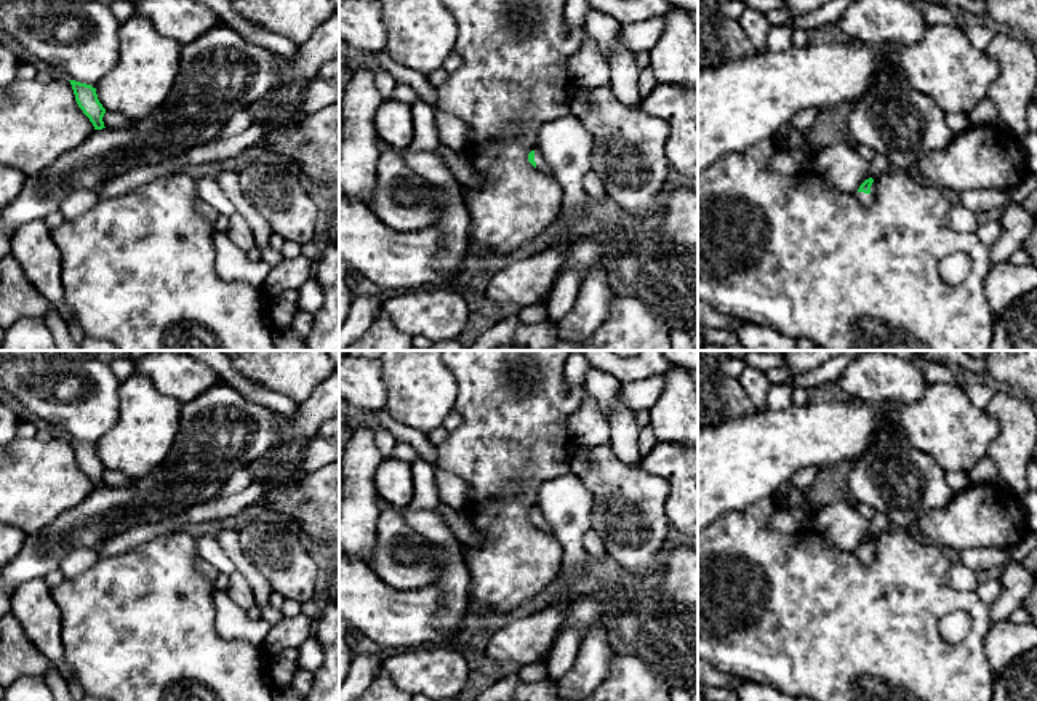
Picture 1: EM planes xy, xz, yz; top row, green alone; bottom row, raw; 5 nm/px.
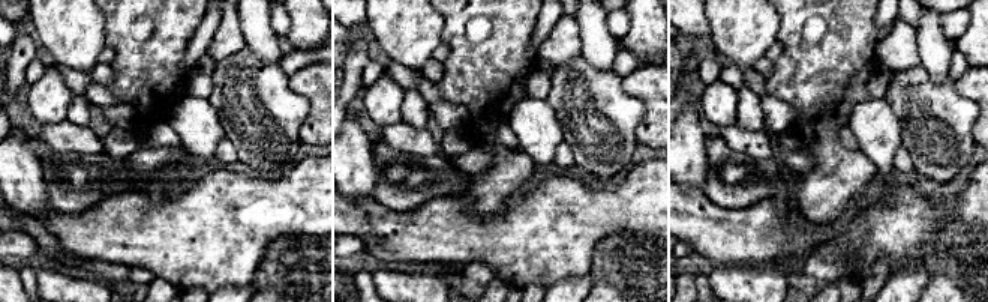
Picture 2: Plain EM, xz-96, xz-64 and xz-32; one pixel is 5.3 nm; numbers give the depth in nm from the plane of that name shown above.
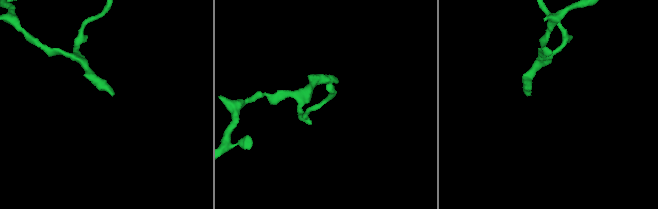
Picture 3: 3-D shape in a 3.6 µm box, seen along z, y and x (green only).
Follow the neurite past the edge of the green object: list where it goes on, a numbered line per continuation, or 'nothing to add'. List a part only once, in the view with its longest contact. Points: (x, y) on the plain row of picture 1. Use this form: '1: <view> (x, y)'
1: yz (866, 557)

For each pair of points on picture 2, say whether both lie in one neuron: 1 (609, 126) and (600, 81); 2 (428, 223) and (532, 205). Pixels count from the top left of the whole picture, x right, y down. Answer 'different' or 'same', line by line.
1: same
2: same

